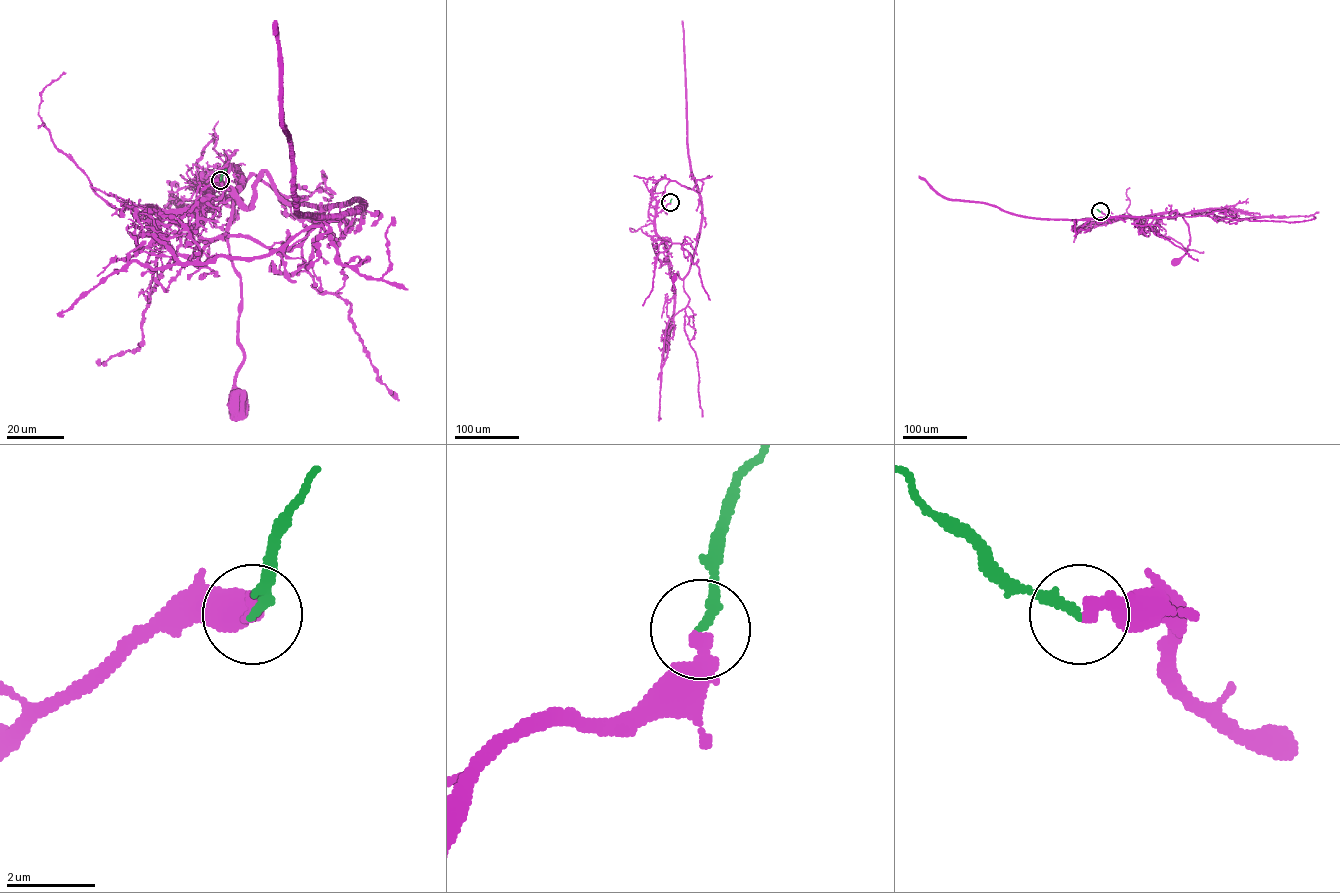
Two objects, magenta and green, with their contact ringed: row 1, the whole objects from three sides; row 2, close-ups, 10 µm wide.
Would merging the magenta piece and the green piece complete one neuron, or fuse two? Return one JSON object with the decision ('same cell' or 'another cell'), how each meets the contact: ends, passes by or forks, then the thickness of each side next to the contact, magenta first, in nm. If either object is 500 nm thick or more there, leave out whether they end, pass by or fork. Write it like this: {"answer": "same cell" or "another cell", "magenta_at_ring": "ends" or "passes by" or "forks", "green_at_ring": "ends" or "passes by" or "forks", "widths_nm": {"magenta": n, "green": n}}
{"answer": "another cell", "magenta_at_ring": "ends", "green_at_ring": "ends", "widths_nm": {"magenta": 400, "green": 240}}

